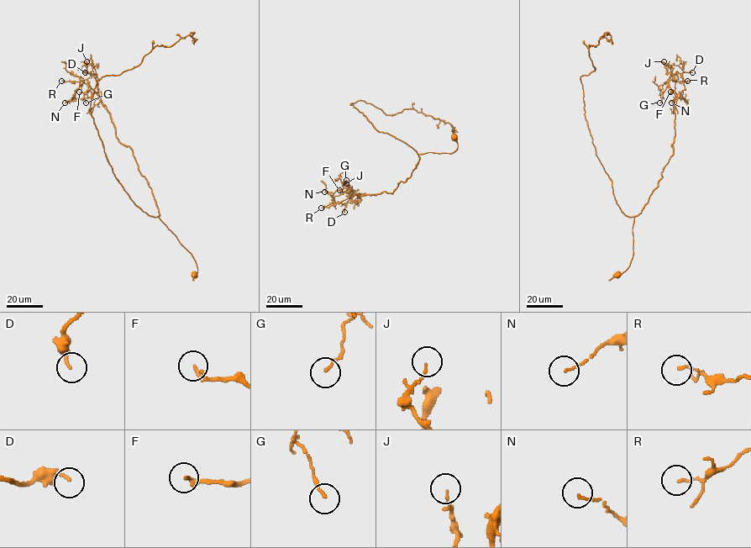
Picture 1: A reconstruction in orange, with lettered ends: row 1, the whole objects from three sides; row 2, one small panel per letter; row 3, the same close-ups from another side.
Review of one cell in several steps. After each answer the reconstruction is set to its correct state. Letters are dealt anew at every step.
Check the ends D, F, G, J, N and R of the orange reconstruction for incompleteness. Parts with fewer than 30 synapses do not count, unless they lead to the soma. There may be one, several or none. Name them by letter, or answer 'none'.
none

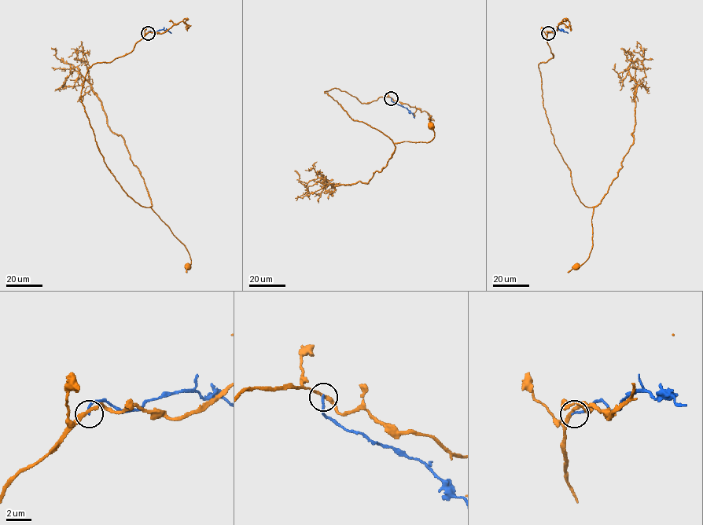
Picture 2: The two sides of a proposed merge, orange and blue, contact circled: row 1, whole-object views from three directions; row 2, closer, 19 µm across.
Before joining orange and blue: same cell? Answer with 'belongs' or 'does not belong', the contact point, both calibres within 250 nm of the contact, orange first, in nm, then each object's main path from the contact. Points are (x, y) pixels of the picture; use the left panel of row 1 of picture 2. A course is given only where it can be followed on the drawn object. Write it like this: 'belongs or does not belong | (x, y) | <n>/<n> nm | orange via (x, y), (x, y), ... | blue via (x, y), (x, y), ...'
does not belong | (148, 33) | 260/190 nm | orange via (148, 32), (130, 52), (93, 64), (81, 97), (115, 179), (149, 207), (101, 101), (51, 47) | blue via (148, 33), (162, 30), (171, 33)

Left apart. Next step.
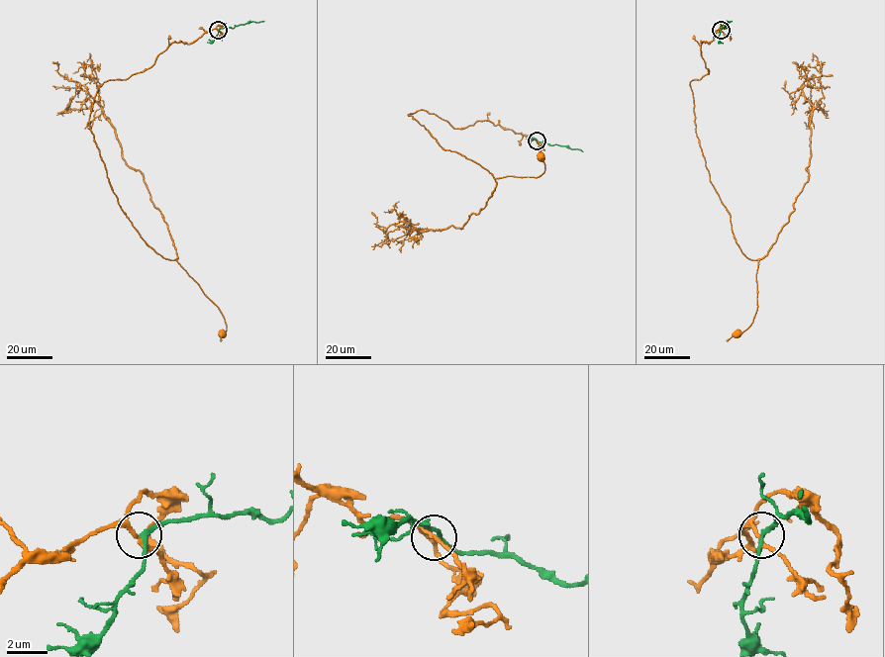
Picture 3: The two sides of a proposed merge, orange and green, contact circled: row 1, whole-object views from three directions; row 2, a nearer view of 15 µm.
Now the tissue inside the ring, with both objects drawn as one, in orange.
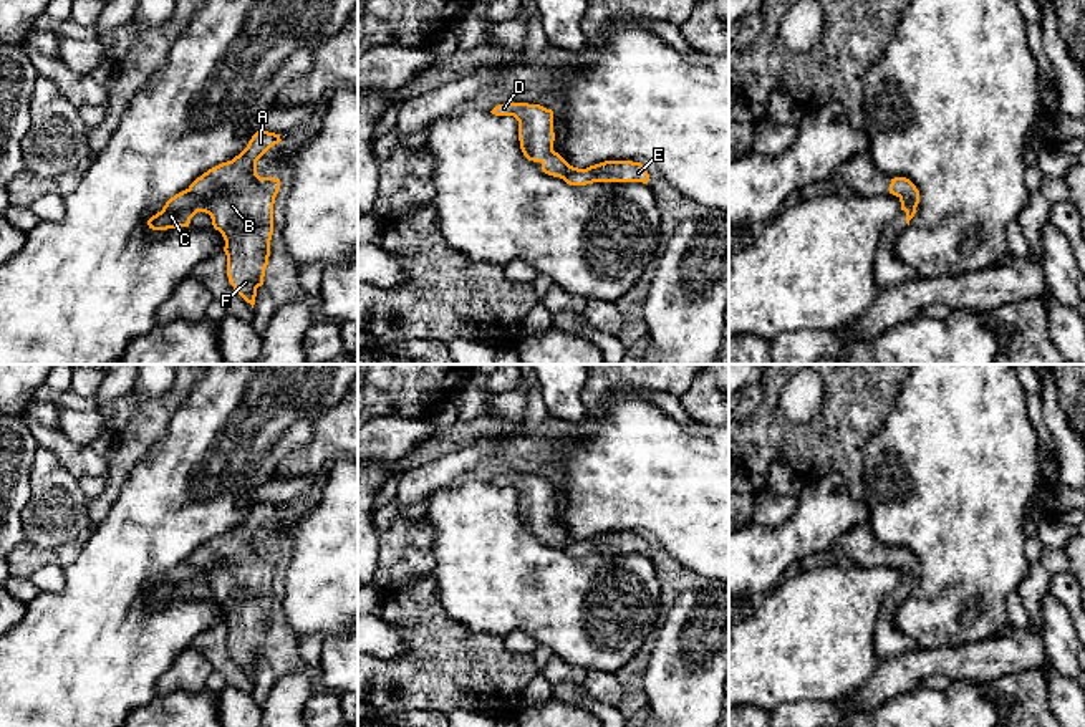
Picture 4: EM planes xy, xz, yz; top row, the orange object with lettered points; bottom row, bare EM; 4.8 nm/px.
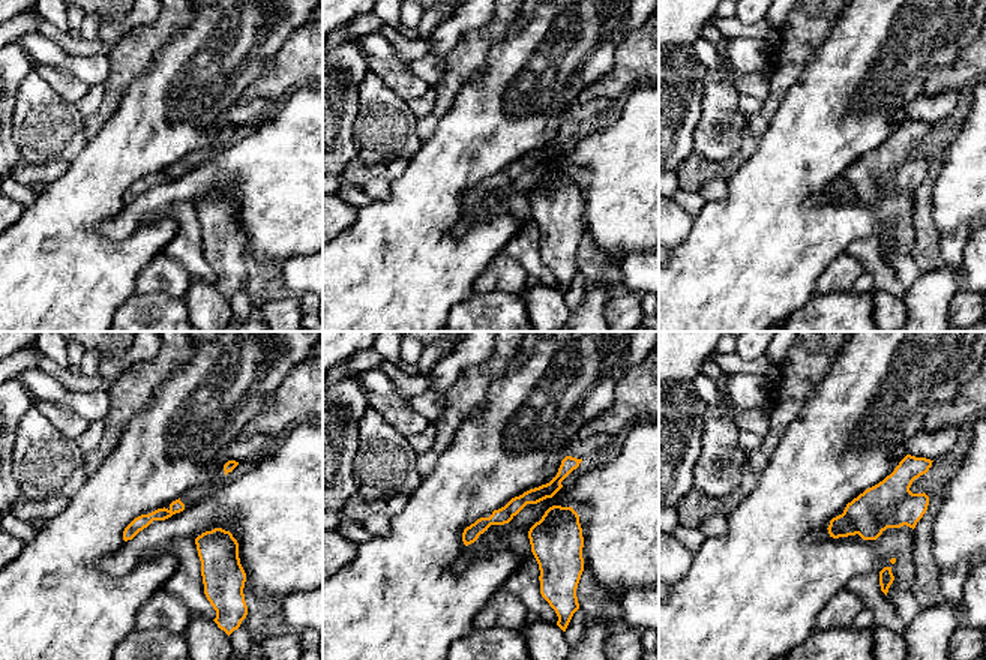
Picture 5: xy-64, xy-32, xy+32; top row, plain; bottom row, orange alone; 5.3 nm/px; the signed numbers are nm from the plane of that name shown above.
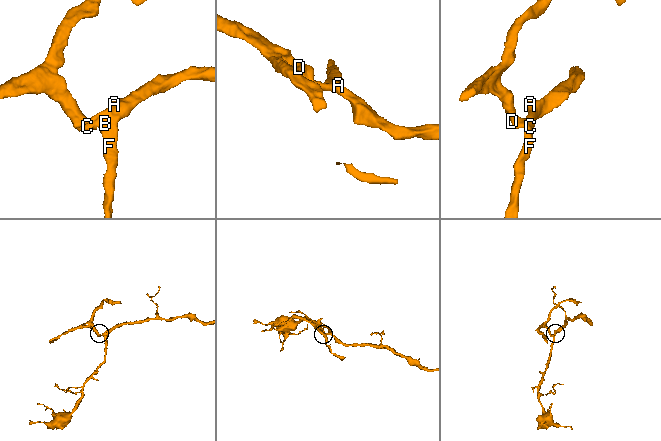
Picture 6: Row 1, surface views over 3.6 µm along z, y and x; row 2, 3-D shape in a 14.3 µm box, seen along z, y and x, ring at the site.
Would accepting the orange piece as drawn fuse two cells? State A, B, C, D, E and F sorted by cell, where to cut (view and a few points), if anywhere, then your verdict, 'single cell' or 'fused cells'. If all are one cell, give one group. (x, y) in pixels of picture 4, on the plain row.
groups A B E F / C D; cut xy (188, 560), (204, 575), (207, 583); fused cells

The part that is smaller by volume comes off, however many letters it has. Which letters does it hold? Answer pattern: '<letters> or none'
C, D

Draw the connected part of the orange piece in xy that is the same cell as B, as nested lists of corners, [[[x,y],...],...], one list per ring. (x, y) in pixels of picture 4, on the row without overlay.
[[[258,500],[239,527],[189,556],[225,611],[230,656],[252,679],[268,636],[273,575],[280,560],[280,550],[257,545],[257,532],[280,512],[280,505]]]

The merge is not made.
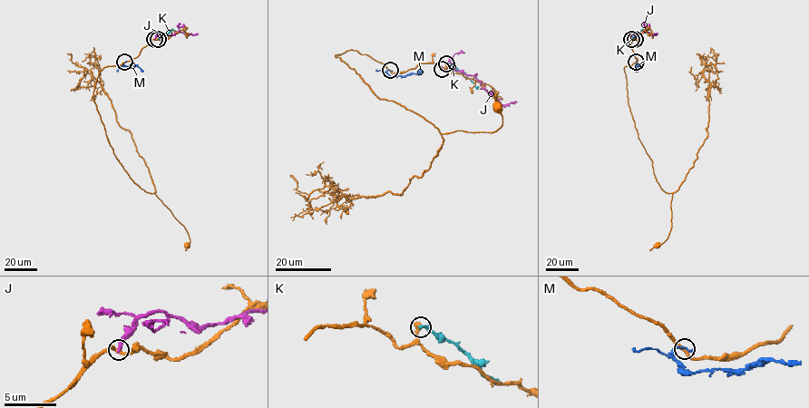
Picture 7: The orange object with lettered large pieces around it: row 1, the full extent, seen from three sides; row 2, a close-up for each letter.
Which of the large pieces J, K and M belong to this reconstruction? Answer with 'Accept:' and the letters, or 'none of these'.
Accept: none of these

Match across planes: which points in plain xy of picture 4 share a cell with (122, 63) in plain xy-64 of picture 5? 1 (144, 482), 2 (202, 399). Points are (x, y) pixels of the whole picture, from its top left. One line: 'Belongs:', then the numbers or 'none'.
Belongs: none

